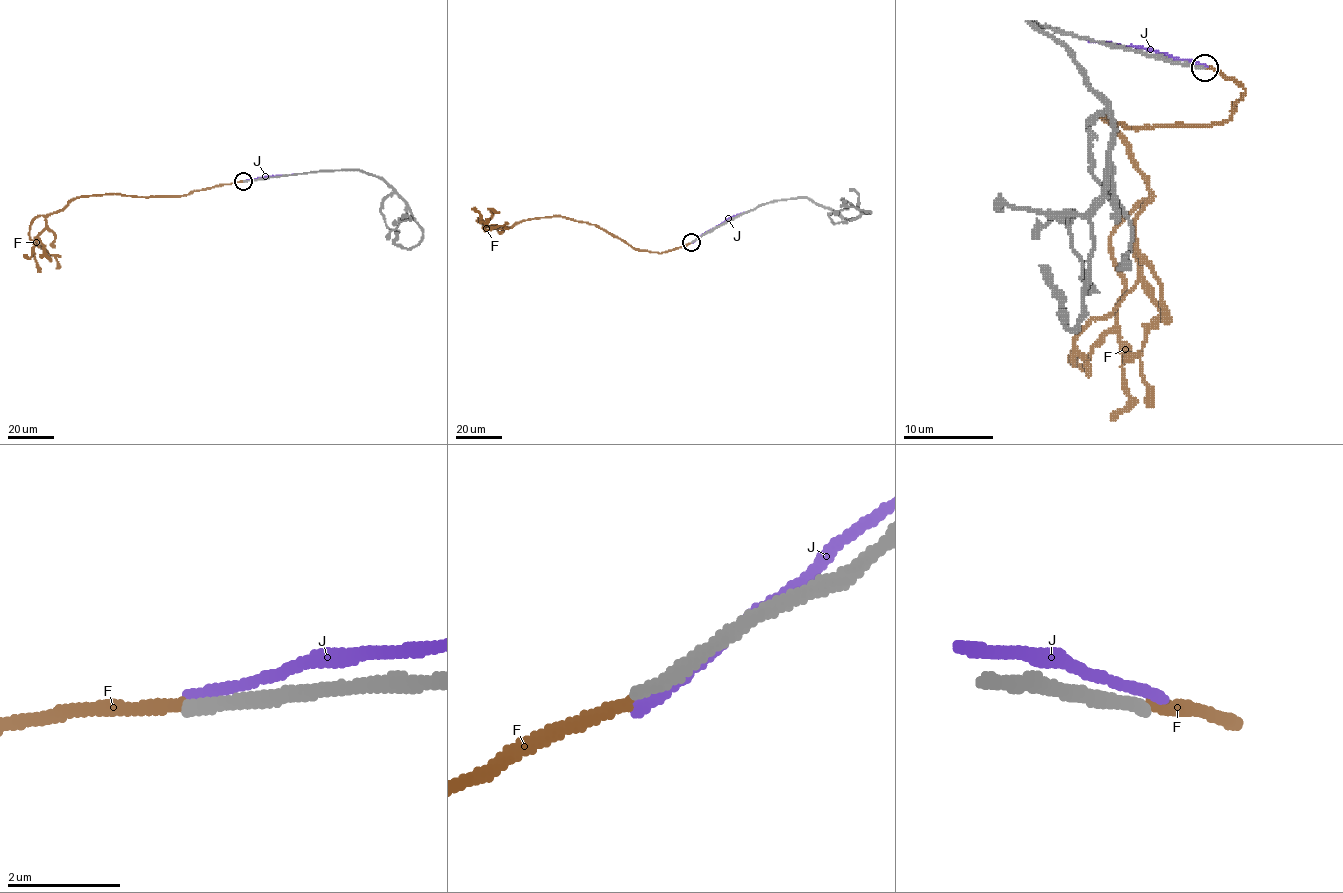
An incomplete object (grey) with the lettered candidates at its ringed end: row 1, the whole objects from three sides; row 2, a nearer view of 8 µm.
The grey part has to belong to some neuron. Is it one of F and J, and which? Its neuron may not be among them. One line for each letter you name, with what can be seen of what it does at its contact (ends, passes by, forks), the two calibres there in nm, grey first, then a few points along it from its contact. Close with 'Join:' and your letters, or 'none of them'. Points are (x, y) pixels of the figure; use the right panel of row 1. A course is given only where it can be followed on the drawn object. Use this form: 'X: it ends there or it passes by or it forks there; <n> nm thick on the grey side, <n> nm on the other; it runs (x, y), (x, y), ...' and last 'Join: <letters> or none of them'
Join: none of them

